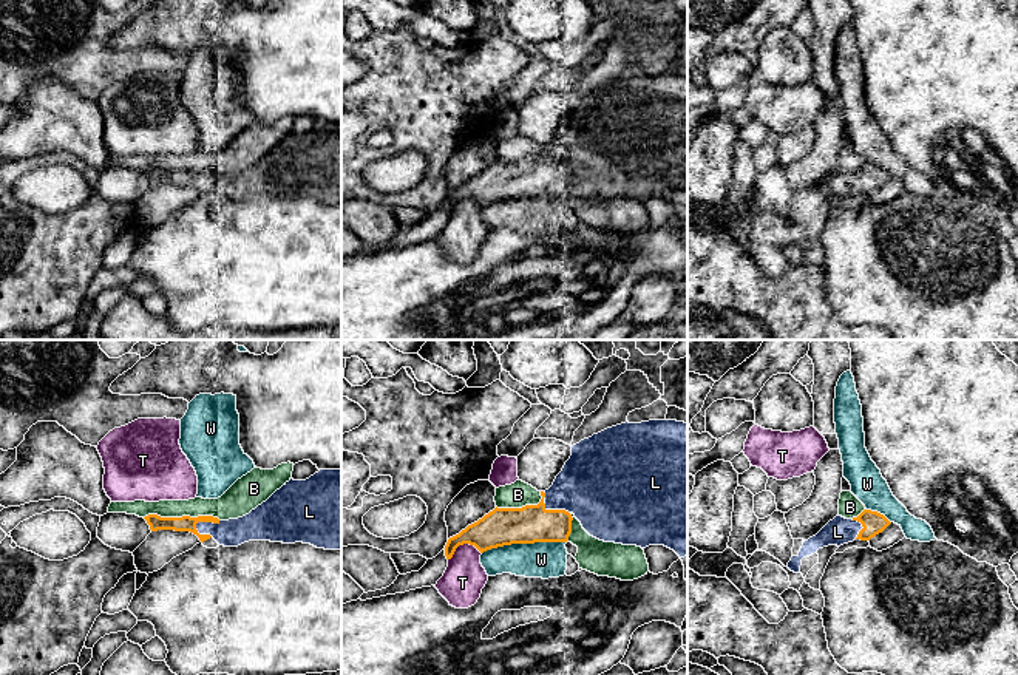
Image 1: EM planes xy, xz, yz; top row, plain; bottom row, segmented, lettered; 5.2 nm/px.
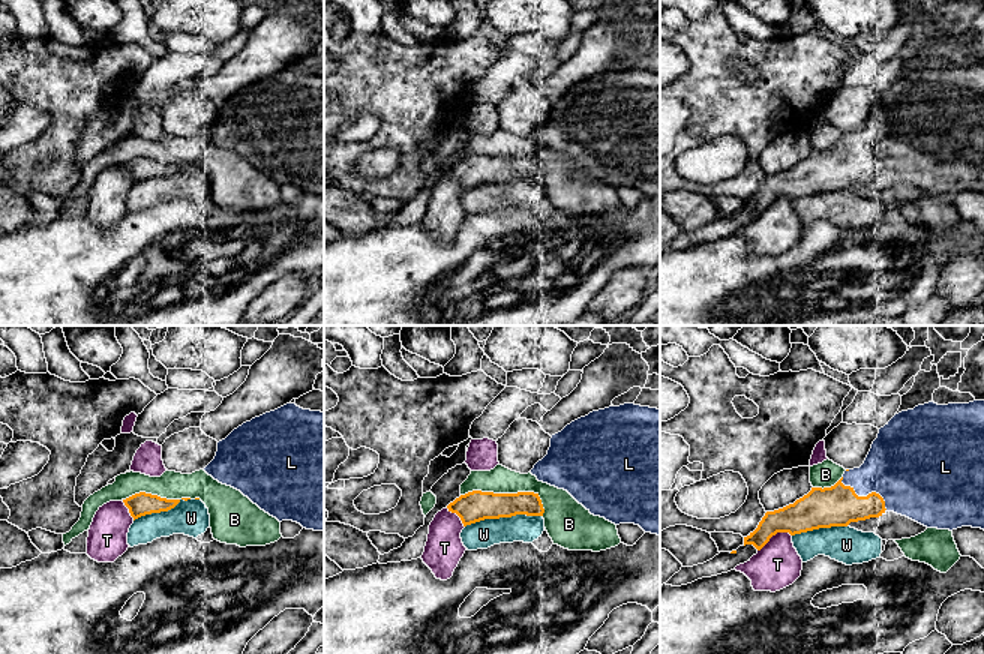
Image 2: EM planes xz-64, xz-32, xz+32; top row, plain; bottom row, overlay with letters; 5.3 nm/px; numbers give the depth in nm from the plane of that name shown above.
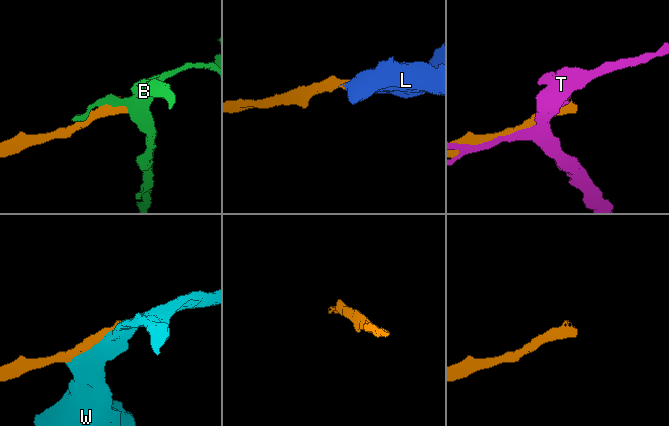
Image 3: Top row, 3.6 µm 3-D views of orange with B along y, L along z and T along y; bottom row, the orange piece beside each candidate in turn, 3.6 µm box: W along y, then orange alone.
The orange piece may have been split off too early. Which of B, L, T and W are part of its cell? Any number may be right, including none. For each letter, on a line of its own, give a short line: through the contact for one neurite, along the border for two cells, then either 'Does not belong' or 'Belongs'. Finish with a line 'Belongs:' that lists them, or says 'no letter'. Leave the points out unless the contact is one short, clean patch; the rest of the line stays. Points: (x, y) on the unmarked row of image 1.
B: Does not belong
L: Belongs
T: Does not belong
W: Does not belong
Belongs: L

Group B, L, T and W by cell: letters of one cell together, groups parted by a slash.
B / L / T / W

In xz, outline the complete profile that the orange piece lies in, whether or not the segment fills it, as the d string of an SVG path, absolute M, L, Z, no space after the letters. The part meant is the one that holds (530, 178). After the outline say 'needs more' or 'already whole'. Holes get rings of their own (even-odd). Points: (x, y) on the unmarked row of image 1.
M649 74L641 77L621 77L607 82L572 100L572 110L553 139L541 145L538 159L522 162L494 162L459 188L448 193L445 210L451 213L456 202L463 198L474 199L480 207L511 199L534 196L567 196L572 175L576 171L582 182L604 196L623 199L664 199L680 212L687 210L687 77L677 74Z | needs more

